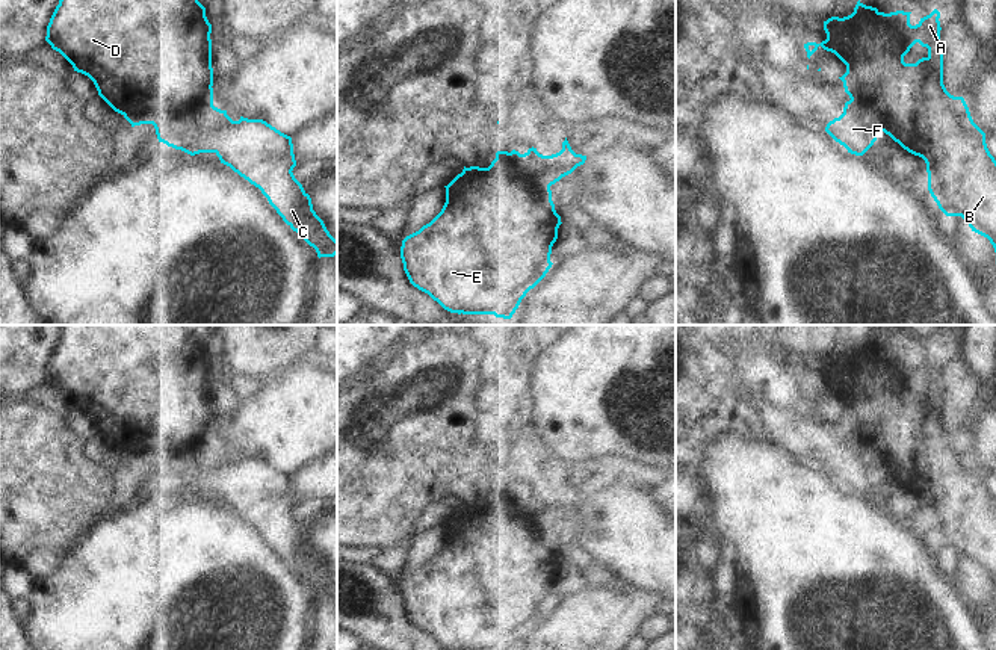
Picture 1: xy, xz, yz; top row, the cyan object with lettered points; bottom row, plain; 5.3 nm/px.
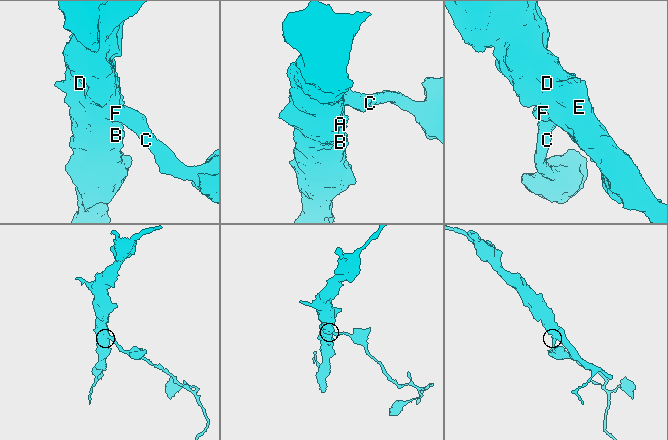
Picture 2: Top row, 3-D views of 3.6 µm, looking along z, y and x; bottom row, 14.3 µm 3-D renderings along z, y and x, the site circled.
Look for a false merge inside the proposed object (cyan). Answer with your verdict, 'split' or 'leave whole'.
split

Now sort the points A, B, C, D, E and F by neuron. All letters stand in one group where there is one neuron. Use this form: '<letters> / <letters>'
A B D E / C F

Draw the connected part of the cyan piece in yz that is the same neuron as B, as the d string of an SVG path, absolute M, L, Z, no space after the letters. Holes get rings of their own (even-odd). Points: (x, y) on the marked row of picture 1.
M858 0L851 15L824 21L827 39L804 44L807 57L821 45L846 65L846 73L839 79L851 101L877 122L878 130L925 160L928 190L939 209L946 216L961 216L972 231L990 240L996 252L996 160L964 98L951 95L943 85L940 12L934 9L916 26L910 24L910 14L884 14ZM916 42L928 48L928 56L905 63L904 56Z

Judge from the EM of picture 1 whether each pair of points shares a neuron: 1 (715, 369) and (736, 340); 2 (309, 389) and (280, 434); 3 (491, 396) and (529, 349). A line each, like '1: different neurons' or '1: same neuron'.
1: different neurons
2: same neuron
3: same neuron

